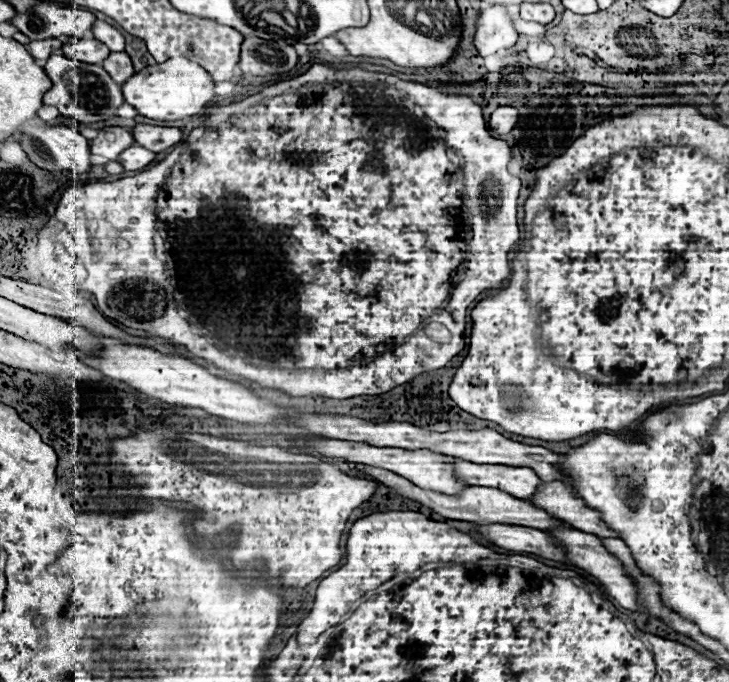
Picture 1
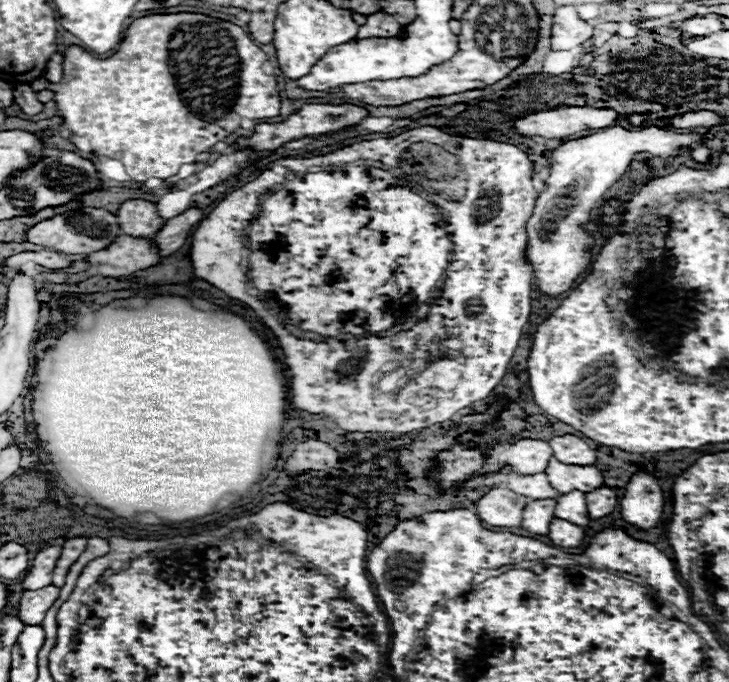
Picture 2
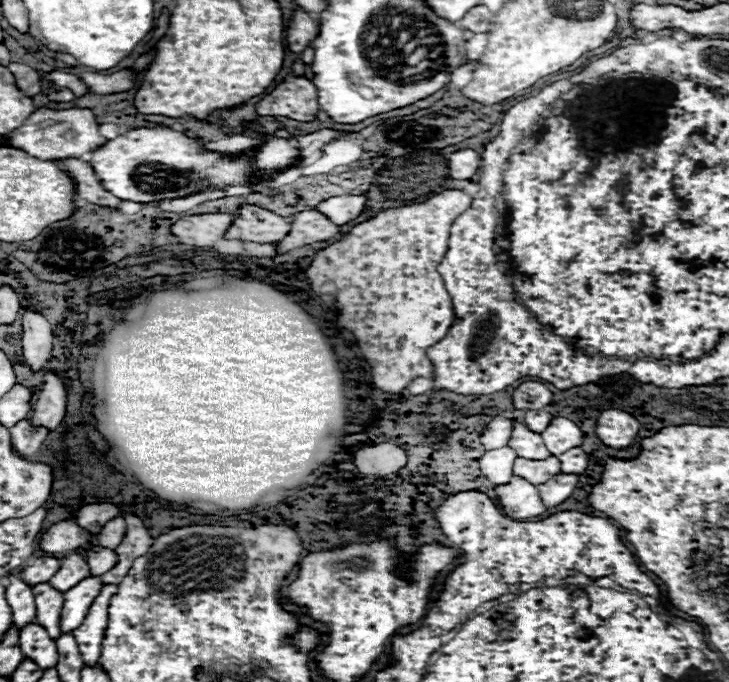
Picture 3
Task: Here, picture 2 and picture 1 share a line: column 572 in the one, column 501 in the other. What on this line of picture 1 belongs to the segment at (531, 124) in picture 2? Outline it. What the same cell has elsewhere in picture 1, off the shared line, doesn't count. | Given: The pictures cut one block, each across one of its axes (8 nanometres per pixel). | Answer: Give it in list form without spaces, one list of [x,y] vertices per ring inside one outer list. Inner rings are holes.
[[[498,106],[490,116],[488,124],[496,134],[508,134],[518,122],[518,108],[514,106]]]

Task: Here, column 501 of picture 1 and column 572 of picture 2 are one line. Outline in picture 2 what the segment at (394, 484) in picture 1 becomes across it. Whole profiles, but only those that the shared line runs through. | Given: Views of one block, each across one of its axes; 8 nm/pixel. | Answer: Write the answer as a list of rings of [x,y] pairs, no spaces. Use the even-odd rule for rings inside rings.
[[[572,490],[568,494],[560,494],[560,498],[556,500],[556,514],[554,516],[562,518],[562,520],[568,520],[568,522],[584,528],[590,522],[588,510],[586,510],[584,492]]]

